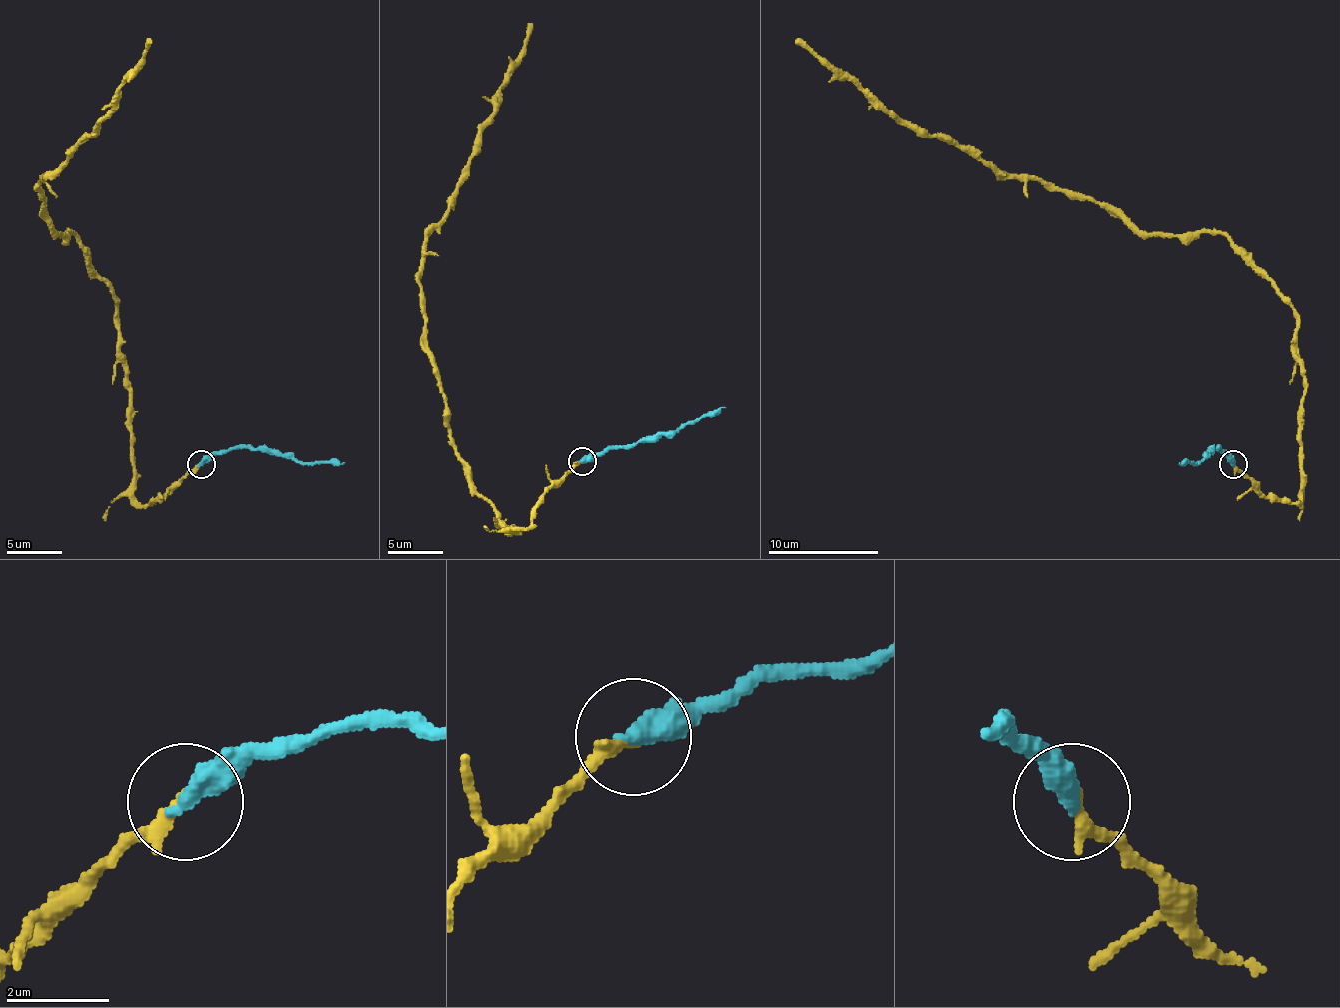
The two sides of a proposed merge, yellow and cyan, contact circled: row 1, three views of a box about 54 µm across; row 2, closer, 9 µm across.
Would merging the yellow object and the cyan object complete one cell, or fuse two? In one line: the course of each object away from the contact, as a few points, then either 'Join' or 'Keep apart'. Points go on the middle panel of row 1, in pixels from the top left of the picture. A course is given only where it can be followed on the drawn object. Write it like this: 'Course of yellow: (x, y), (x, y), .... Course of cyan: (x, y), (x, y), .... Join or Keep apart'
Course of yellow: (580, 463), (527, 527), (497, 524), (455, 452), (422, 317), (425, 234), (450, 206), (530, 24). Course of cyan: (582, 460), (616, 446), (635, 446), (674, 435), (682, 427), (726, 408). Join

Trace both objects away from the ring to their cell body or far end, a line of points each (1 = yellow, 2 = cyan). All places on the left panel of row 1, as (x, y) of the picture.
1: (199, 464), (146, 506), (132, 495), (113, 291), (41, 199), (41, 180), (113, 111), (149, 39)
2: (201, 464), (235, 448), (254, 448), (293, 456), (301, 462), (345, 462)

